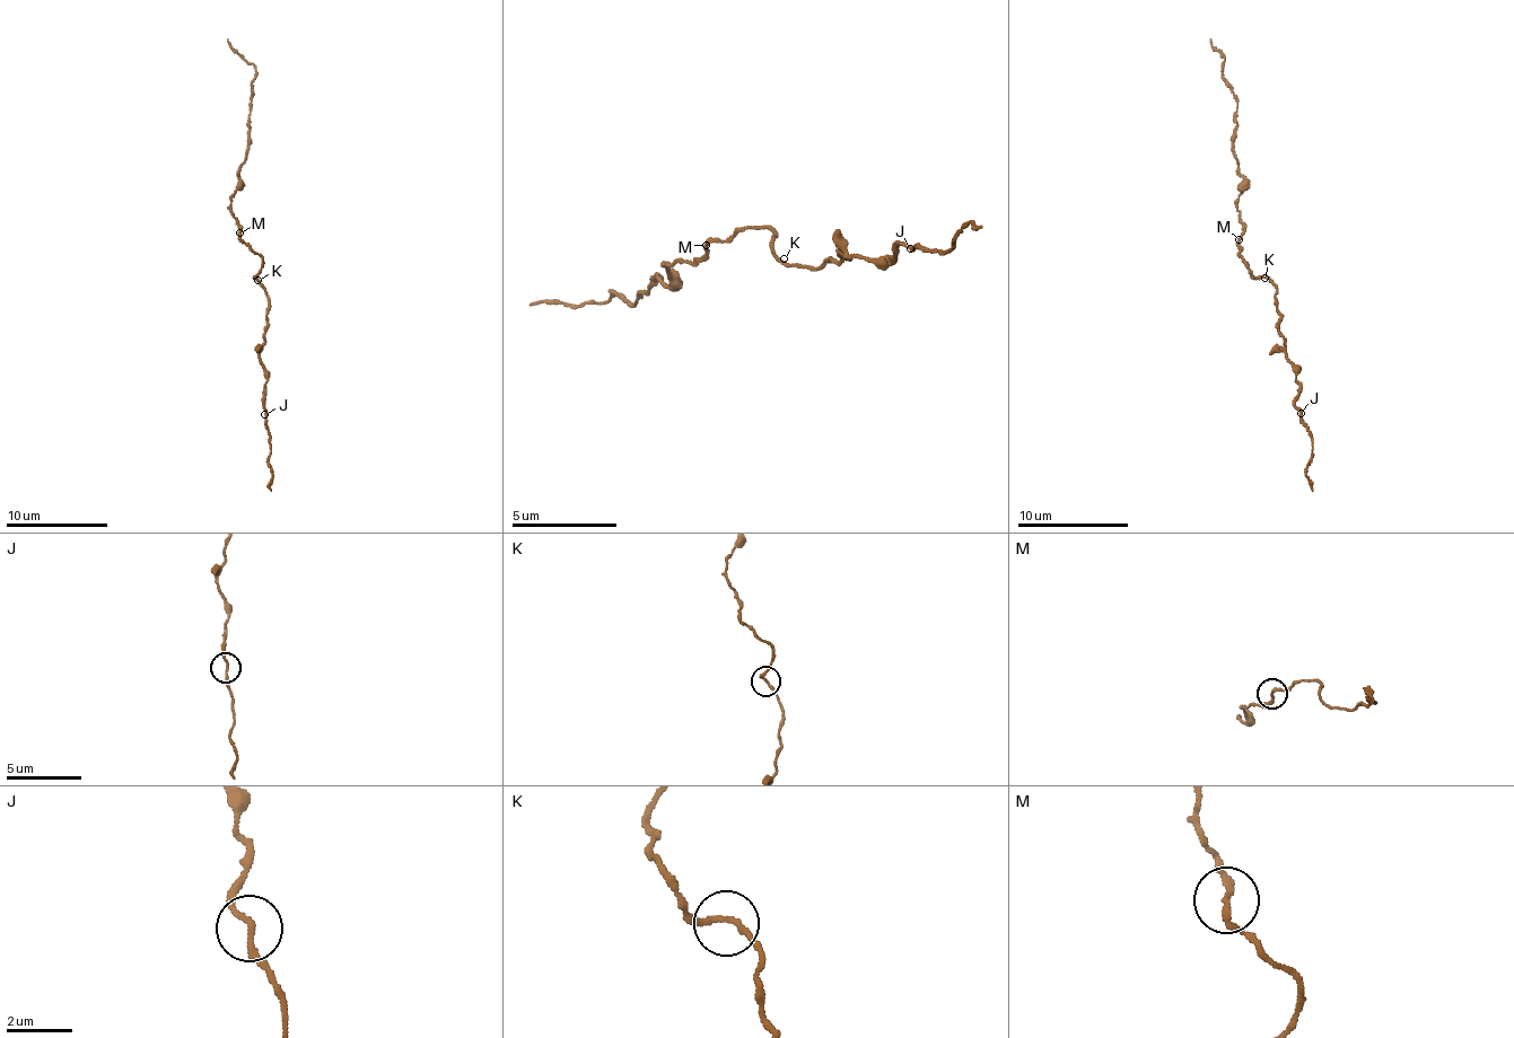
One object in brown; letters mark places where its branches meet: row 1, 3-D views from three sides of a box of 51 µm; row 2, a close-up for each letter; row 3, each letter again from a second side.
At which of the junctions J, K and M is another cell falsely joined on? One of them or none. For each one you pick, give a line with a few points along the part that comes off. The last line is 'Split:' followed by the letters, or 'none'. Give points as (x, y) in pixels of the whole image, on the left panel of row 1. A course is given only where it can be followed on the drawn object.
Split: none

